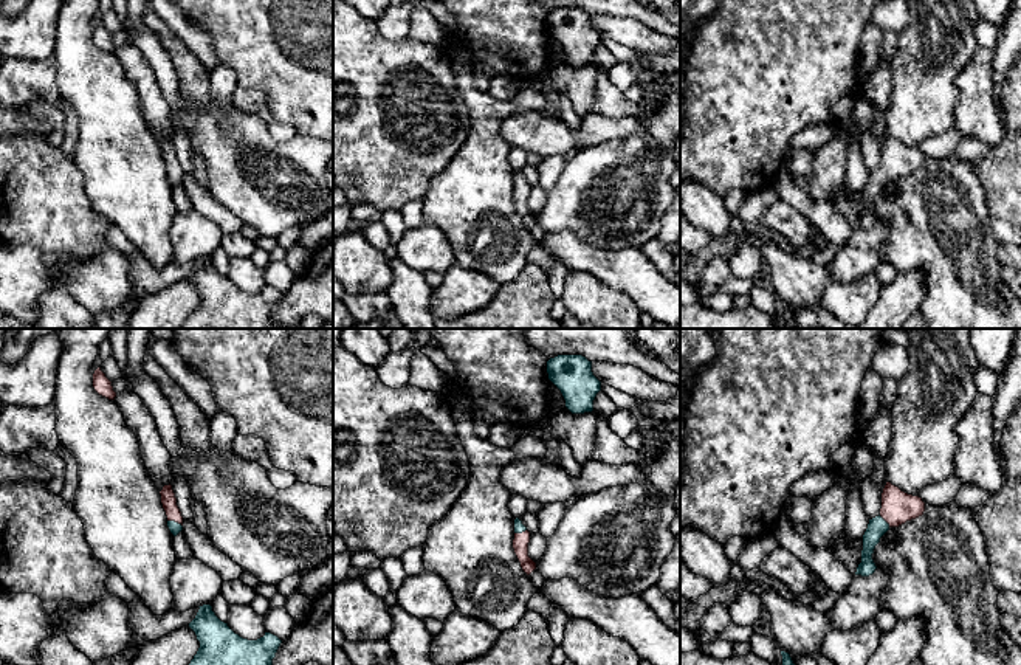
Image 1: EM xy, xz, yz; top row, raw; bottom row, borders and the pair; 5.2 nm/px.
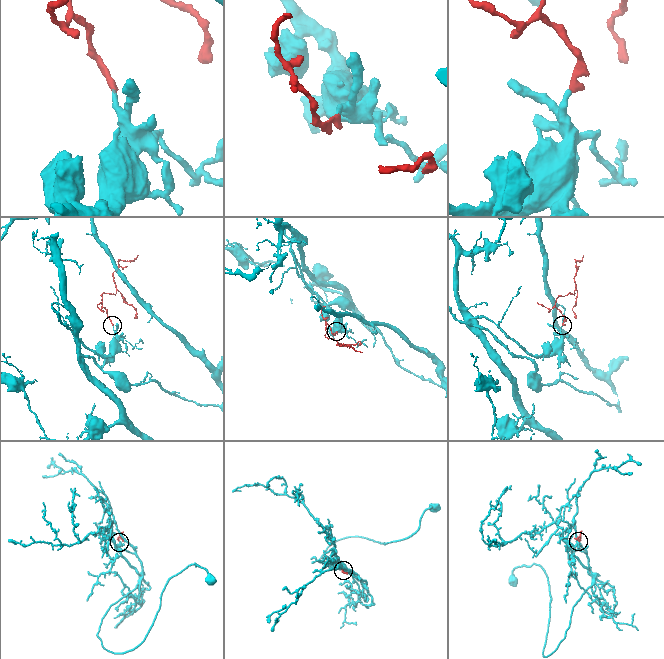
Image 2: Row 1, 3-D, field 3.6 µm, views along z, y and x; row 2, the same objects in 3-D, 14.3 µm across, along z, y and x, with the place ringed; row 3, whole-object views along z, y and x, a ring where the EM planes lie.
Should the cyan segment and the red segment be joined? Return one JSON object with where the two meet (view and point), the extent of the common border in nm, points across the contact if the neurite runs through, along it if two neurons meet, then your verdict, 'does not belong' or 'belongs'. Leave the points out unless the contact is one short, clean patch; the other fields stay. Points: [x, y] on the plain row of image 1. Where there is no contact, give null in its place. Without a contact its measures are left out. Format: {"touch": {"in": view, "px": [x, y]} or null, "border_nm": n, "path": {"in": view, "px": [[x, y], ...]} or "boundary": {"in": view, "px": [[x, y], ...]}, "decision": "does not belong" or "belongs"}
{"touch": {"in": "xy", "px": [174, 174]}, "border_nm": 90, "path": {"in": "xy", "px": [[174, 180], [174, 174], [168, 149]]}, "decision": "belongs"}

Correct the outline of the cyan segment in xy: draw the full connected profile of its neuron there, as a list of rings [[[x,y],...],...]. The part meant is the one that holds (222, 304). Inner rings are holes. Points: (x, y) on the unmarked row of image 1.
[[[211,257],[198,260],[189,281],[200,301],[181,329],[279,329],[273,321],[282,296],[277,288],[265,285],[257,293],[243,291],[215,268]]]

